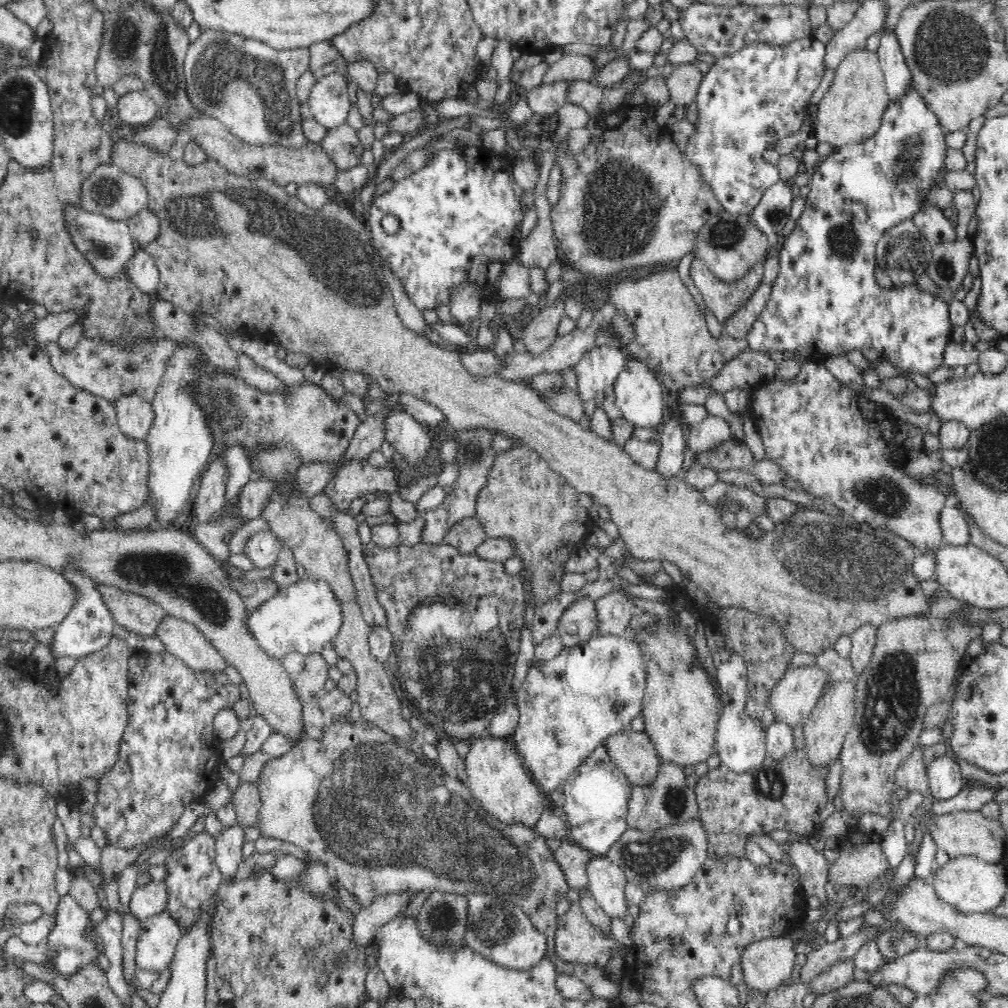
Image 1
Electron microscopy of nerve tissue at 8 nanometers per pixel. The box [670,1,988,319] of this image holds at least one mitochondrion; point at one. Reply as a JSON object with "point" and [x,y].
{"point":[948,49]}

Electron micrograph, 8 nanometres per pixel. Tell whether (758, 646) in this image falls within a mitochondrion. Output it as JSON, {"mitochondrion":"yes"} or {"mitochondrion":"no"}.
{"mitochondrion":"yes"}

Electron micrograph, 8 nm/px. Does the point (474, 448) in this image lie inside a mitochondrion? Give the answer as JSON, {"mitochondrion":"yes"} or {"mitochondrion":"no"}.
{"mitochondrion":"yes"}

